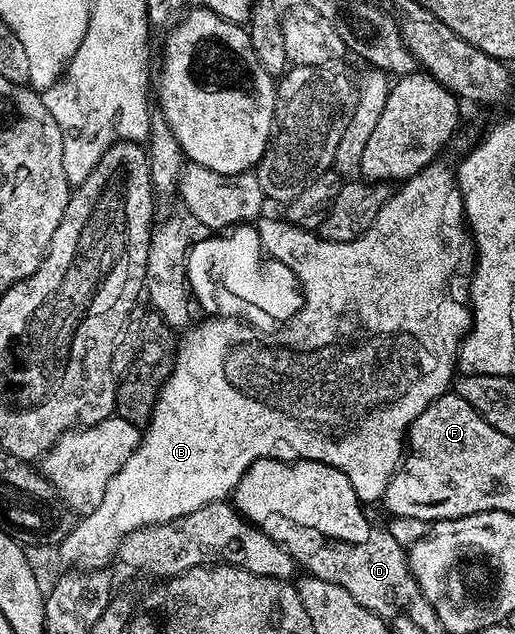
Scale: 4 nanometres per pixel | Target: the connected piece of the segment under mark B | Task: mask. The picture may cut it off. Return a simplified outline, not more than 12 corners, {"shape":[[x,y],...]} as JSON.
{"shape":[[443,162],[329,242],[260,219],[291,344],[204,319],[57,546],[226,501],[261,458],[382,501],[452,387],[473,264]]}

